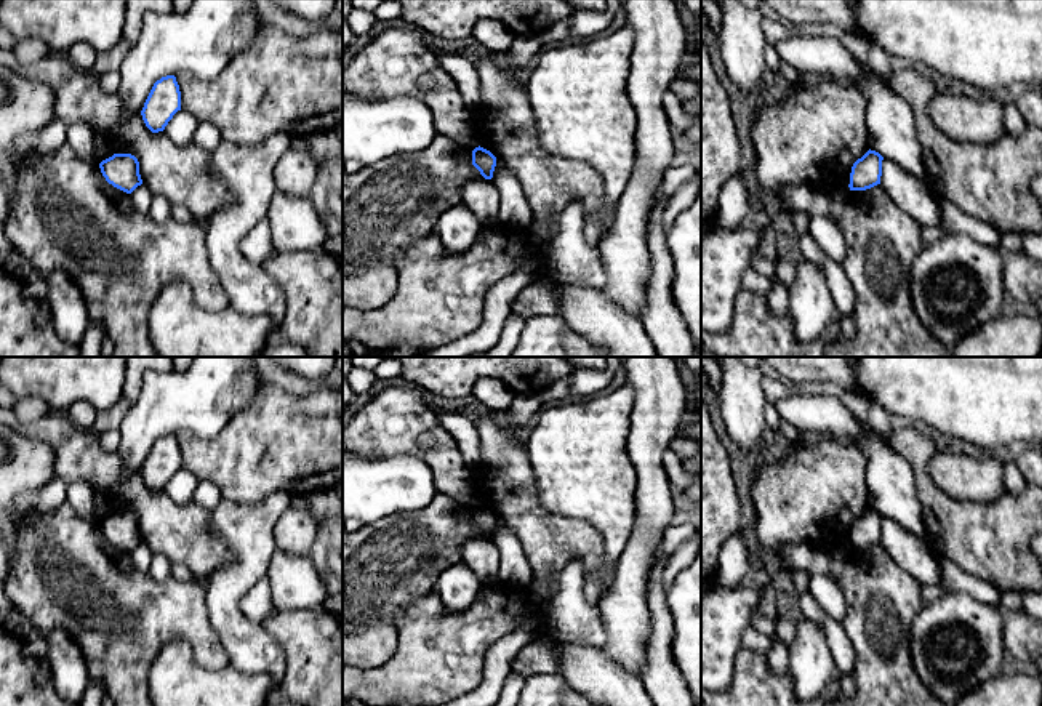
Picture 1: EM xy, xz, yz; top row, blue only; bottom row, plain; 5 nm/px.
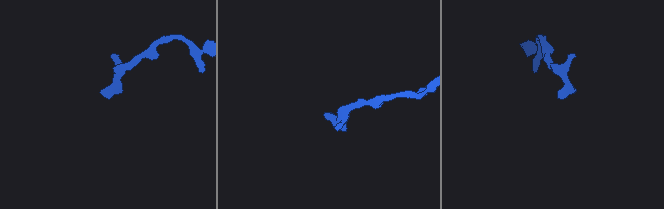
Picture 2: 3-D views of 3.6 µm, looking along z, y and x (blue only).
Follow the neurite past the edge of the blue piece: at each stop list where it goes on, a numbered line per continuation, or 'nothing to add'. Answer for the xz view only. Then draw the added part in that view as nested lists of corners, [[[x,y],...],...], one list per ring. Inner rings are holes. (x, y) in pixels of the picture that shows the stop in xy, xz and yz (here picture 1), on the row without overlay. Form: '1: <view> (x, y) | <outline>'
nothing to add

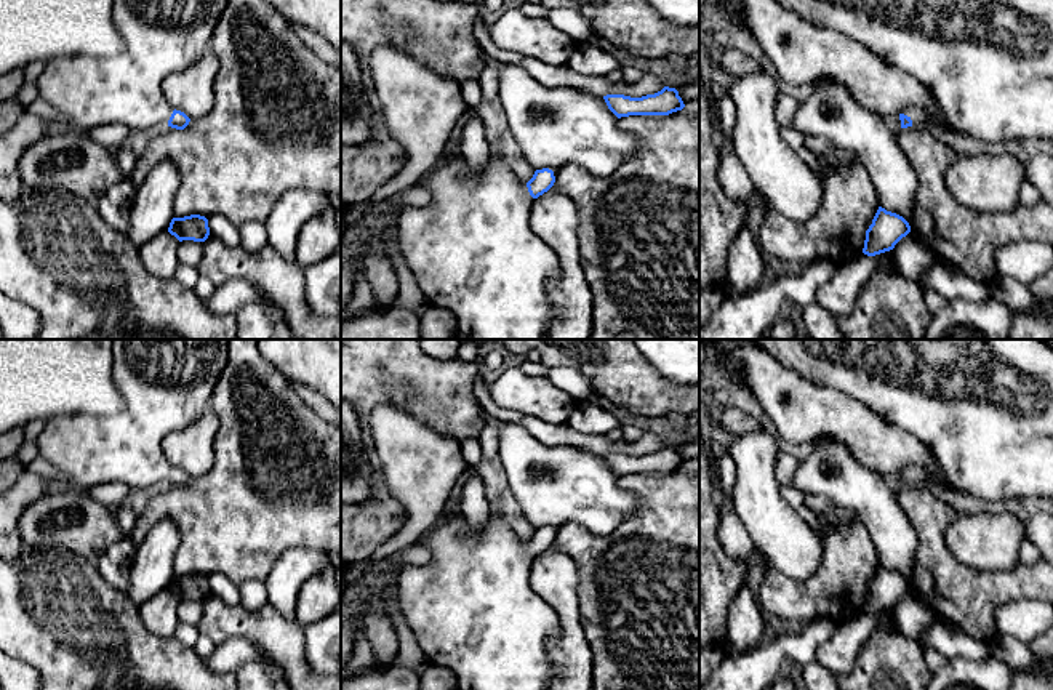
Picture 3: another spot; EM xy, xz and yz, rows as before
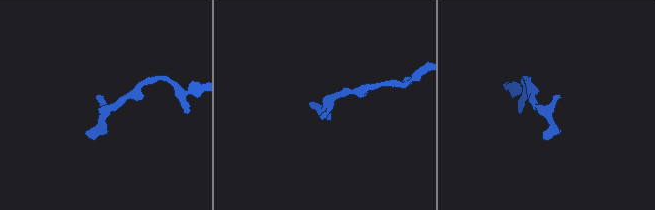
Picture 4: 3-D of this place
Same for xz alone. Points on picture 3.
1: xz (472, 609) | [[[456,498],[440,522],[421,538],[432,554],[427,565],[398,565],[398,597],[406,621],[427,663],[442,664],[456,674],[456,690],[551,690],[554,664],[549,645],[560,636],[555,612],[533,591],[530,568],[533,556],[507,520],[491,509],[486,525],[474,532],[458,509]]]

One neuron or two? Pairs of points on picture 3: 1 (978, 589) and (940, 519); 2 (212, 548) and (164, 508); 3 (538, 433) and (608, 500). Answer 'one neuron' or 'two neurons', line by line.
1: one neuron
2: one neuron
3: two neurons

